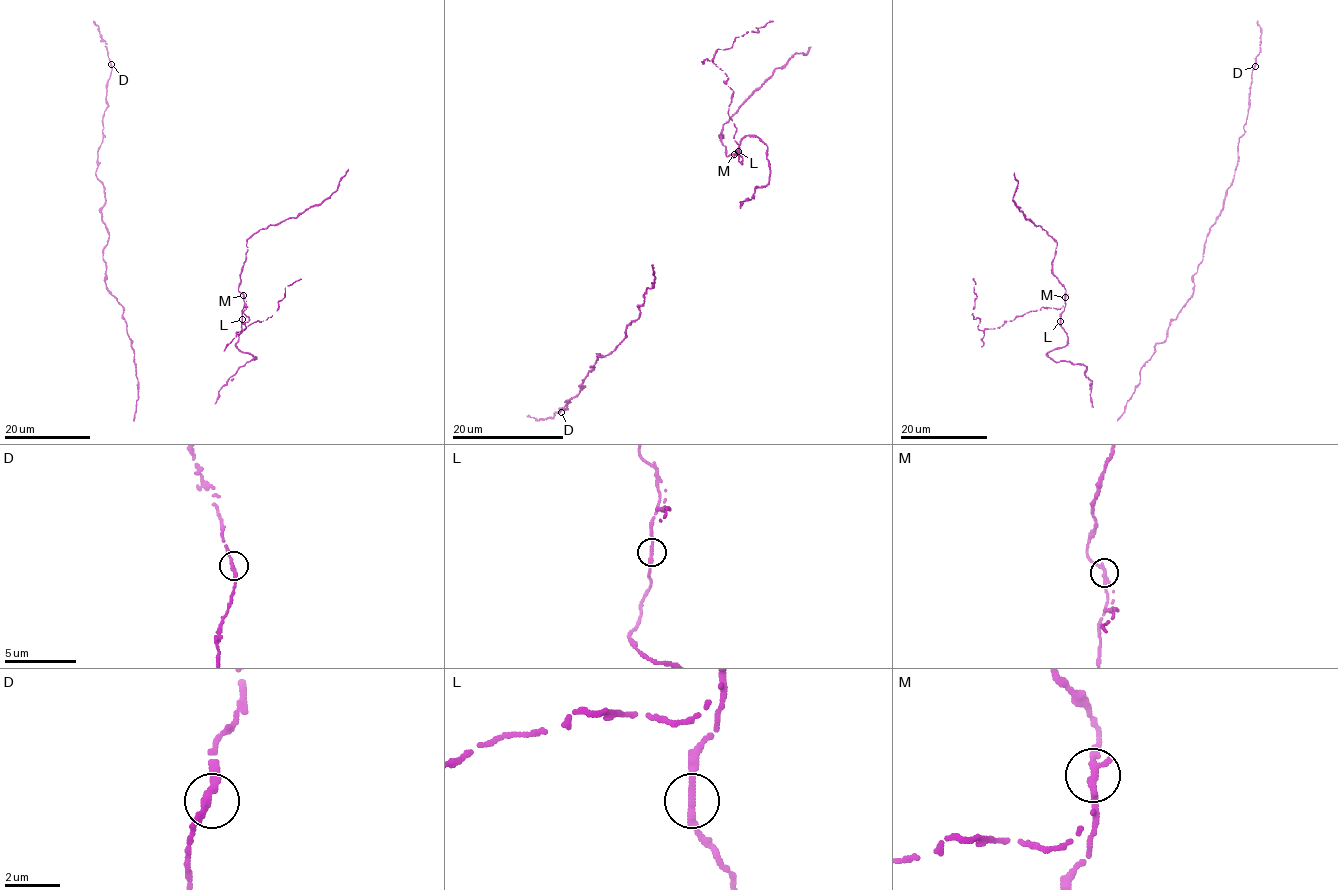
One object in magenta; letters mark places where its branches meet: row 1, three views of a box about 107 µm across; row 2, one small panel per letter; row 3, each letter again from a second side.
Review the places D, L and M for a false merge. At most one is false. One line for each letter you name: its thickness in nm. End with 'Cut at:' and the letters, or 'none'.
M: 280 nm thick
Cut at: M

